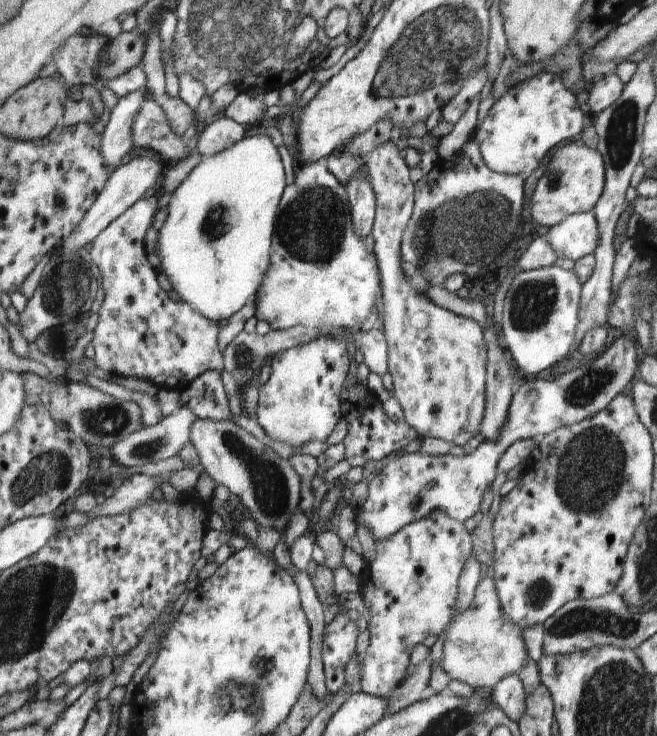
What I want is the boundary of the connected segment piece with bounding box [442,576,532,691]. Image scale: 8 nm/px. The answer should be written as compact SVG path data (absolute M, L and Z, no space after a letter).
M486 576L479 582L470 608L466 608L466 612L462 612L446 630L442 669L450 679L460 680L475 691L484 688L494 690L494 686L504 676L518 676L524 662L528 658L532 660L524 642L524 630L509 617L503 618L503 614L502 602L496 590L496 578Z

